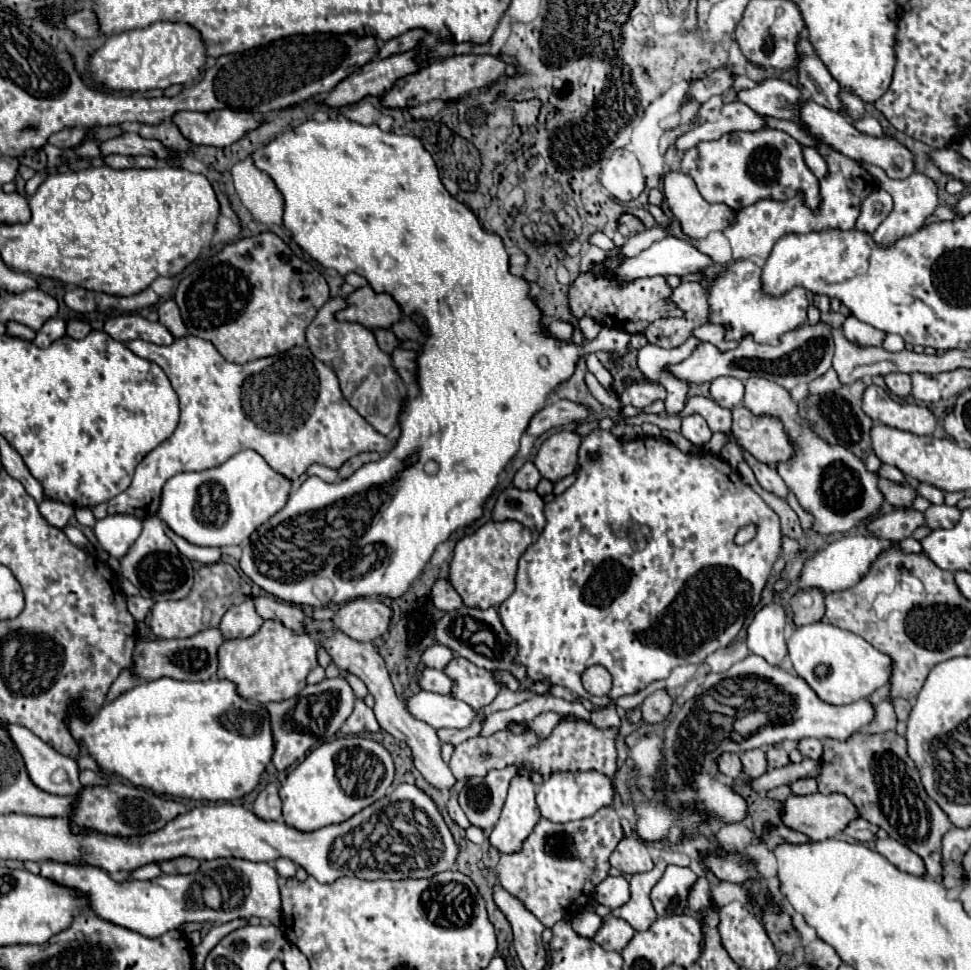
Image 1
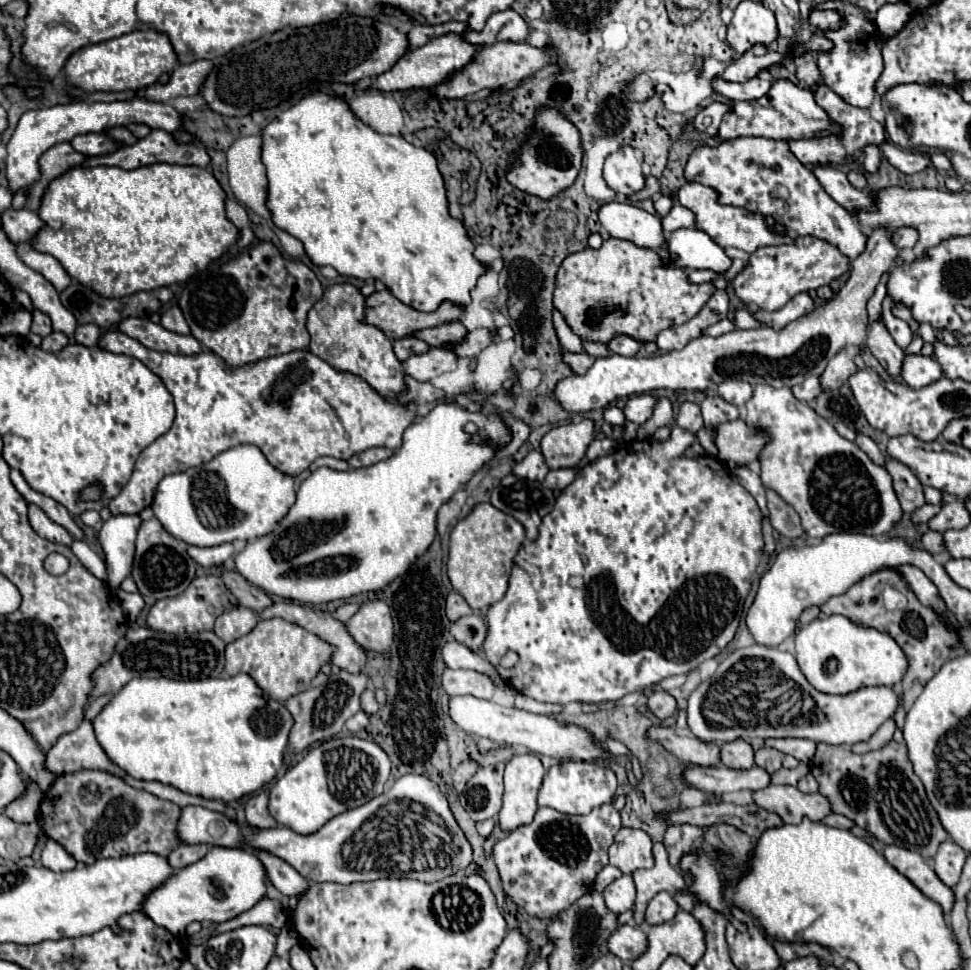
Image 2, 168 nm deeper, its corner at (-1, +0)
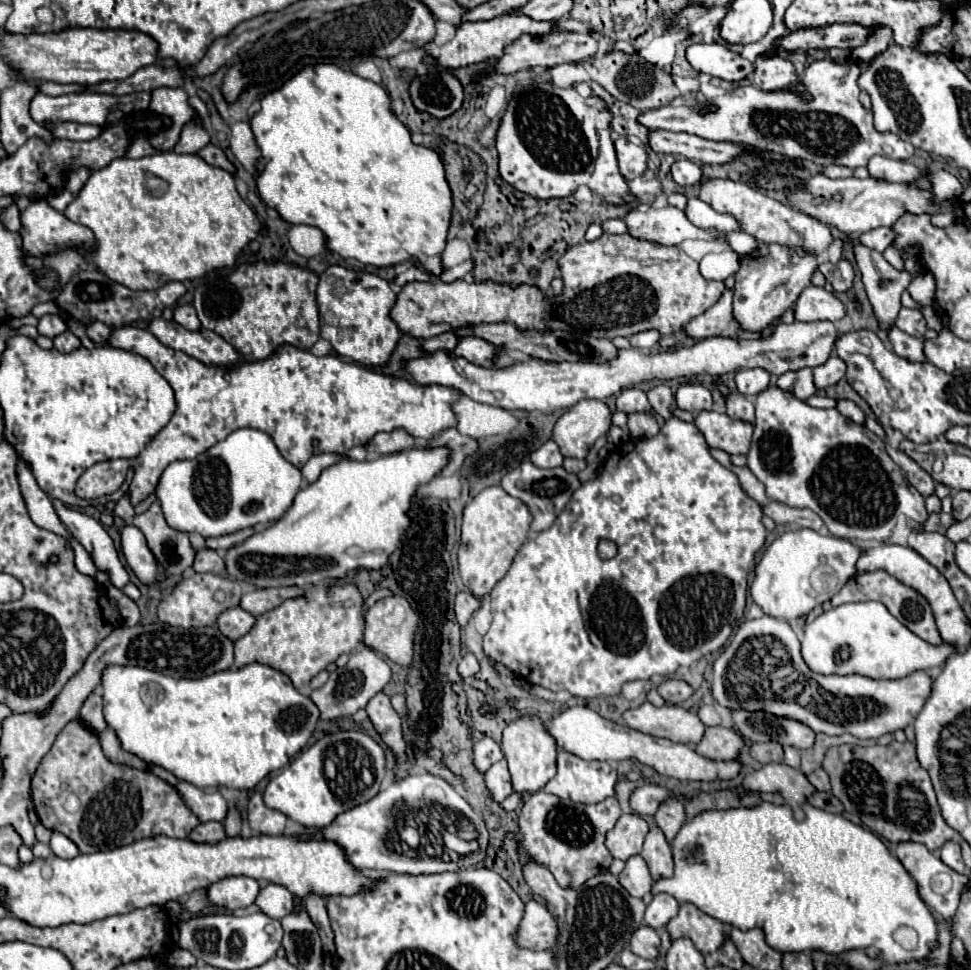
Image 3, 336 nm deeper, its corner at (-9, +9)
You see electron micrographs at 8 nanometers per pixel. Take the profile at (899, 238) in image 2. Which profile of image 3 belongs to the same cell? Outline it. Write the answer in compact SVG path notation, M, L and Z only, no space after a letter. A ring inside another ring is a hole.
M876 228L858 236L858 242L862 246L878 250L878 252L884 252L892 244L892 240L894 240L894 232L890 228Z

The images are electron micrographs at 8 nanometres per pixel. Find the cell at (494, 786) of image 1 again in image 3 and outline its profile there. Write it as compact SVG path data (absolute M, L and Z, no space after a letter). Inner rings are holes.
M500 760L494 766L490 766L486 770L484 778L486 778L486 786L496 802L502 802L506 796L512 794L512 782L510 782L510 772L506 766L506 760Z

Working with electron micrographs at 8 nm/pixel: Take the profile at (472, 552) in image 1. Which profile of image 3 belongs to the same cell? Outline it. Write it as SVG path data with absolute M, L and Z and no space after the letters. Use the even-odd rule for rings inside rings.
M490 486L476 494L464 508L462 540L458 548L458 570L464 586L472 590L474 596L488 596L498 580L508 572L518 548L524 544L530 530L532 514L528 506L512 498L500 486Z

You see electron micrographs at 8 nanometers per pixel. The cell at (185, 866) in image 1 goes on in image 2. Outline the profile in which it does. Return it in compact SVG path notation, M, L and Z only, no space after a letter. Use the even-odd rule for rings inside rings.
M178 845L170 855L168 855L168 863L172 869L182 869L188 867L192 863L196 863L198 859L202 859L208 853L208 845Z

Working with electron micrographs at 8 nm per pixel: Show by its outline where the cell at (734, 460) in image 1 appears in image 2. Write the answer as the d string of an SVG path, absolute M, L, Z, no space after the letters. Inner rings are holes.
M718 395L706 397L706 399L700 403L700 409L702 409L704 425L710 427L710 429L718 427L718 423L726 423L726 421L732 421L732 419L738 419L738 417L740 417L736 405L724 401L724 399L718 397Z

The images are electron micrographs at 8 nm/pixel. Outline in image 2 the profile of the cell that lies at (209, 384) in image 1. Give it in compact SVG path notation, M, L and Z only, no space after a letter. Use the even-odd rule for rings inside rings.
M106 331L100 339L100 347L112 353L130 355L142 361L164 381L166 389L172 393L174 403L176 403L174 425L170 427L168 433L158 437L152 445L148 445L140 453L134 465L132 479L126 483L120 495L114 497L108 505L112 515L140 513L142 509L152 505L154 491L160 479L164 479L170 473L180 473L190 467L208 463L218 453L228 451L242 443L256 445L276 469L280 469L282 473L290 477L296 477L304 469L308 469L314 459L324 457L324 455L334 457L334 459L350 459L354 453L366 451L370 447L388 447L396 451L402 445L402 433L414 419L416 405L400 407L400 405L394 405L392 401L382 399L360 377L332 369L326 361L318 359L308 349L292 351L292 353L278 355L278 357L268 357L268 359L262 359L262 361L256 361L244 367L230 367L208 349L196 355L150 351L148 347L142 347L142 343L138 343L136 339L130 339L128 335L120 331Z

